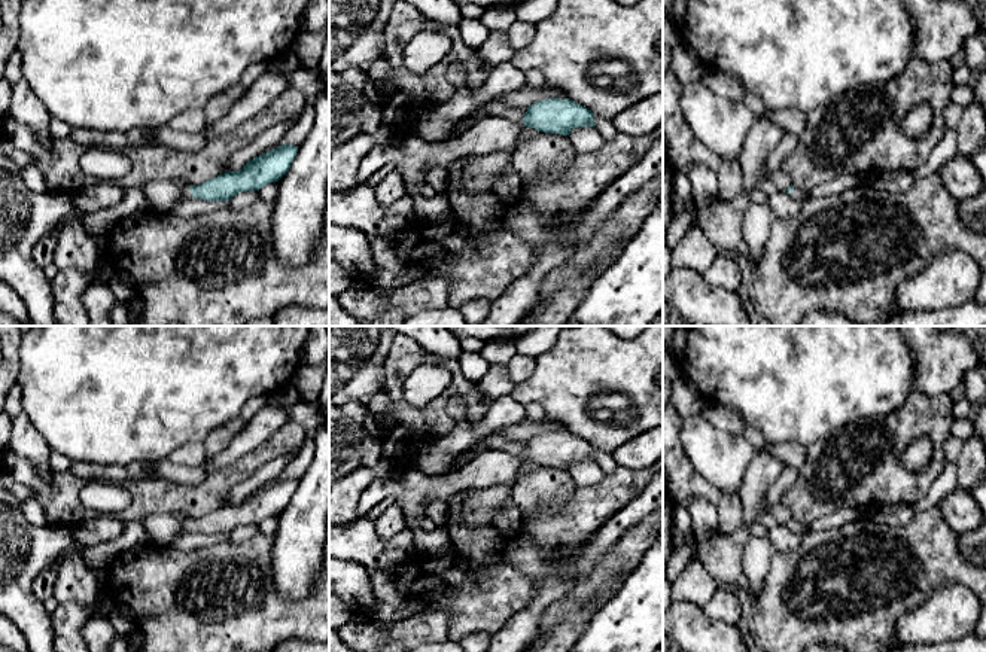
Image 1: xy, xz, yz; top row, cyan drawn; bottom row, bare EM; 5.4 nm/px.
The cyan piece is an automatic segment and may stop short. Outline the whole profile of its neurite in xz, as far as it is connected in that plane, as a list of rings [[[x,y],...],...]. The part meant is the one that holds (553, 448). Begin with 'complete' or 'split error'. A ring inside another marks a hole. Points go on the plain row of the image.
split error; [[[547,432],[529,439],[521,454],[508,454],[490,448],[472,457],[457,472],[429,476],[414,469],[405,472],[401,481],[392,484],[375,481],[362,491],[357,515],[368,515],[375,505],[390,494],[396,497],[407,525],[416,530],[420,528],[424,518],[427,502],[447,502],[459,490],[514,484],[524,460],[532,460],[541,466],[569,469],[573,461],[596,460],[596,457],[593,445],[570,432]]]

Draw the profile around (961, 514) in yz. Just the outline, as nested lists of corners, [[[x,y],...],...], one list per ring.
[[[959,487],[953,488],[937,505],[946,524],[956,534],[974,530],[986,522],[971,494]]]

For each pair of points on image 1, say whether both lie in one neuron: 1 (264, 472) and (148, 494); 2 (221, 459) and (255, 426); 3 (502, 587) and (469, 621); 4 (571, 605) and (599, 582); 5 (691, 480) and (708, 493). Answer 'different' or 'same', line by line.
1: different
2: same
3: same
4: same
5: same

